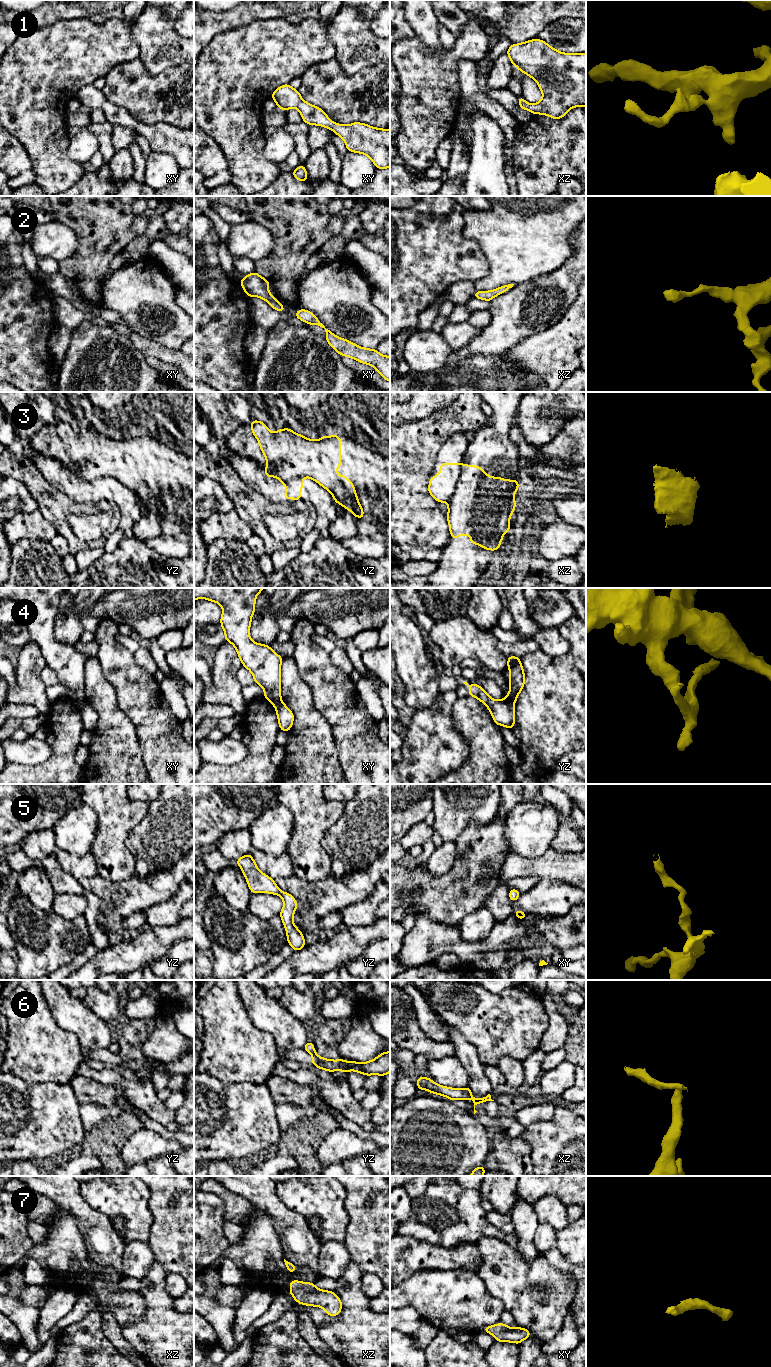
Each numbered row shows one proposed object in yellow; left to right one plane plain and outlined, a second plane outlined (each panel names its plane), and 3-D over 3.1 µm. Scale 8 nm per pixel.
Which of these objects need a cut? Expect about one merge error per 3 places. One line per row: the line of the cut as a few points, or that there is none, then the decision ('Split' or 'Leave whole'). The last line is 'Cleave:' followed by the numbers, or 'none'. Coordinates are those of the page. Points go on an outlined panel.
1: No split. Leave whole
2: No split. Leave whole
3: Split along xz (461, 464), (461, 473), (455, 492), (447, 503). Split
4: Split along yz (504, 699), (513, 704). Split
5: No split. Leave whole
6: Split along yz (312, 1053), (315, 1054). Split
7: No split. Leave whole
Cleave: 3, 4, 6

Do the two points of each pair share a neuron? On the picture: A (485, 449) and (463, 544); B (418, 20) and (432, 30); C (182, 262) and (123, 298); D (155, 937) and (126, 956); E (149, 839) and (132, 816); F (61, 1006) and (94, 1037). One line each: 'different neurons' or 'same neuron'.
A: same neuron
B: same neuron
C: different neurons
D: same neuron
E: different neurons
F: same neuron

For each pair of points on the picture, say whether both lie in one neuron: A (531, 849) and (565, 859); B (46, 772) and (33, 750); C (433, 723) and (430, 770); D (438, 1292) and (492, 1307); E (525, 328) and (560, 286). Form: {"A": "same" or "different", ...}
{"A": "different", "B": "different", "C": "same", "D": "same", "E": "same"}

